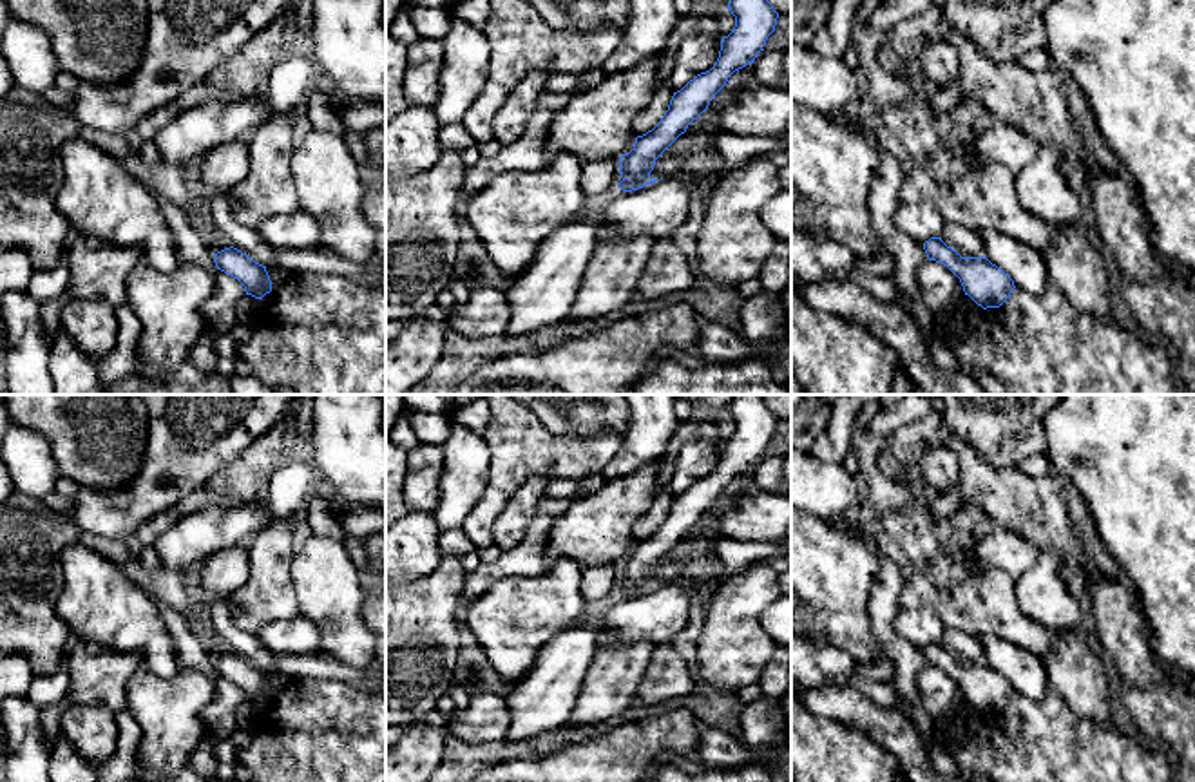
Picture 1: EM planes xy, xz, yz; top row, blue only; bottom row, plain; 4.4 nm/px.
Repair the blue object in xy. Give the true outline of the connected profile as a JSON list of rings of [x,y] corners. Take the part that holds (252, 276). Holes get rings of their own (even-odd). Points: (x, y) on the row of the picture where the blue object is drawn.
[[[234,246],[225,248],[214,253],[214,262],[217,270],[237,279],[244,286],[246,295],[263,299],[266,293],[272,291],[272,281],[266,266],[255,262],[241,250]]]

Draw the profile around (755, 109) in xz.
[[[750,78],[728,100],[708,107],[686,132],[697,134],[719,127],[739,136],[780,138],[789,125],[791,91]]]

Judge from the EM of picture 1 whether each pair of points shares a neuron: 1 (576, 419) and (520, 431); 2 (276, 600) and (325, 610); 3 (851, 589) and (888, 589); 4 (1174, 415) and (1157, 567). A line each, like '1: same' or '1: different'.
1: different
2: different
3: different
4: same

